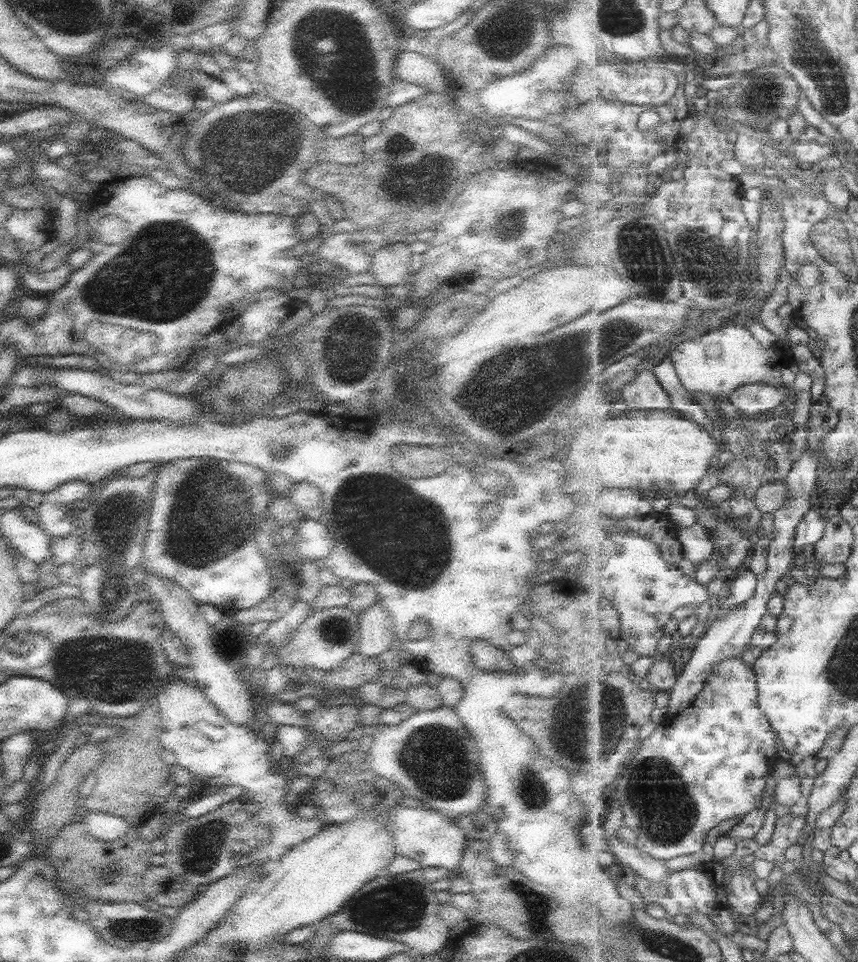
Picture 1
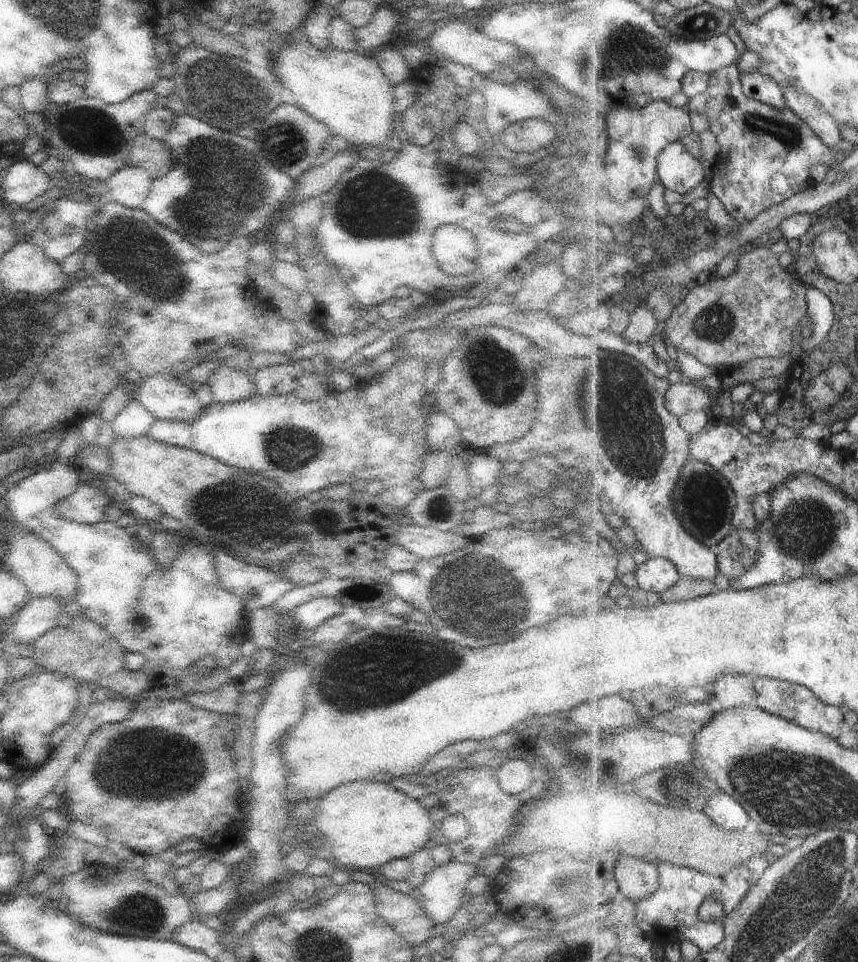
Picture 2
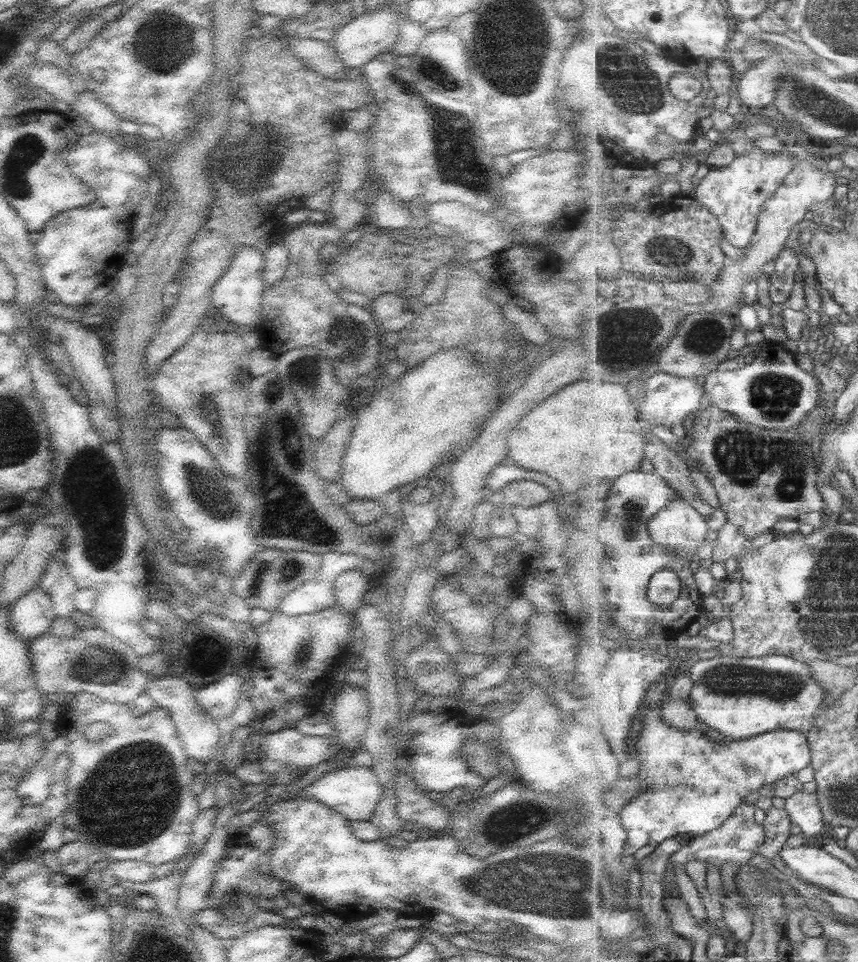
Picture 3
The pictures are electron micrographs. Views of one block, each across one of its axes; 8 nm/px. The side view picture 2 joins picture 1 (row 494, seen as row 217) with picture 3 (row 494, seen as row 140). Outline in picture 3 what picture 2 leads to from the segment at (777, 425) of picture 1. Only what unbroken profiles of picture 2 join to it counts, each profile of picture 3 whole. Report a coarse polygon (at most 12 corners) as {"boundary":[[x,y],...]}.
{"boundary":[[706,404],[687,454],[753,540],[821,512],[819,438]]}

